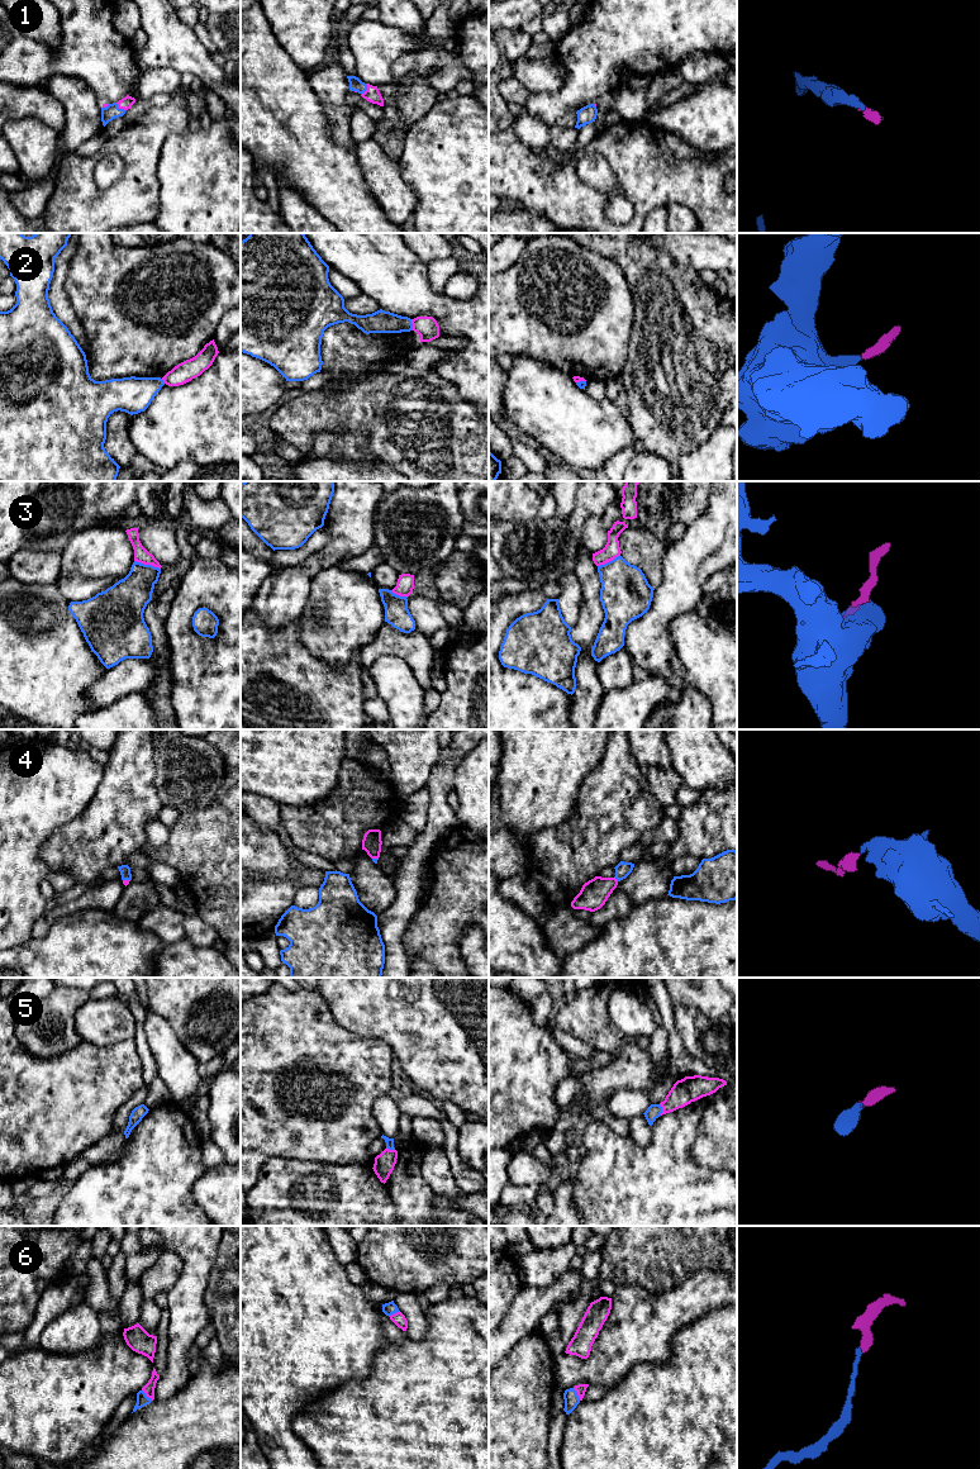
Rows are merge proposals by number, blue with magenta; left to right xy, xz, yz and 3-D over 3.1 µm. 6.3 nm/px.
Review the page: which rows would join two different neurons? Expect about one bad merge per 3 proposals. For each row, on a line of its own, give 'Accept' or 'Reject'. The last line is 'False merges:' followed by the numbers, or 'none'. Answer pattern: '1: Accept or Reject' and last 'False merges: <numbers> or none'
1: Accept
2: Reject
3: Reject
4: Accept
5: Accept
6: Accept
False merges: 2, 3

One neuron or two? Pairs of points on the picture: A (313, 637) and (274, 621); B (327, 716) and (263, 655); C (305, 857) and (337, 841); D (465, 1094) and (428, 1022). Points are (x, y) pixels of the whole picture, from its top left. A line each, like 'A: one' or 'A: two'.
A: two
B: one
C: two
D: one

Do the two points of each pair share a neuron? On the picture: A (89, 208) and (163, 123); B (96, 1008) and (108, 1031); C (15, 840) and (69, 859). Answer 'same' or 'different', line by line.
A: same
B: same
C: different

